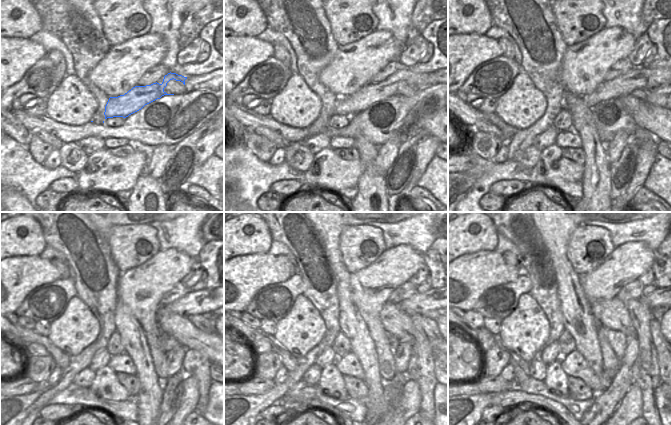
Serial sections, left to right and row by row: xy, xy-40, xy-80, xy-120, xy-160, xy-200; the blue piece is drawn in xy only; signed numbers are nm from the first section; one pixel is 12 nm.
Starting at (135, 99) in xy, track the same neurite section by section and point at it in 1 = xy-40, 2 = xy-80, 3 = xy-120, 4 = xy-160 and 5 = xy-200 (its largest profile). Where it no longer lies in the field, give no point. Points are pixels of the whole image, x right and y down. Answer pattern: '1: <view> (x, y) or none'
1: xy-40 (371, 93)
2: xy-80 (647, 78)
3: xy-120 (195, 302)
4: xy-160 (420, 303)
5: xy-200 (651, 301)

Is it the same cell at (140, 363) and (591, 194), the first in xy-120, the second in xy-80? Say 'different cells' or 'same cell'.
same cell

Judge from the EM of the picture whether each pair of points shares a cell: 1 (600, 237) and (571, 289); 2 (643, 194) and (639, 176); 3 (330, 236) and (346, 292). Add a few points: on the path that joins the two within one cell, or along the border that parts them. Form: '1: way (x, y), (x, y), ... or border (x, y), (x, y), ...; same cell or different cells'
1: border (566, 254), (572, 268), (580, 275); different cells
2: border (642, 185), (636, 190), (634, 197), (630, 201); different cells
3: way (333, 250), (342, 278); same cell

